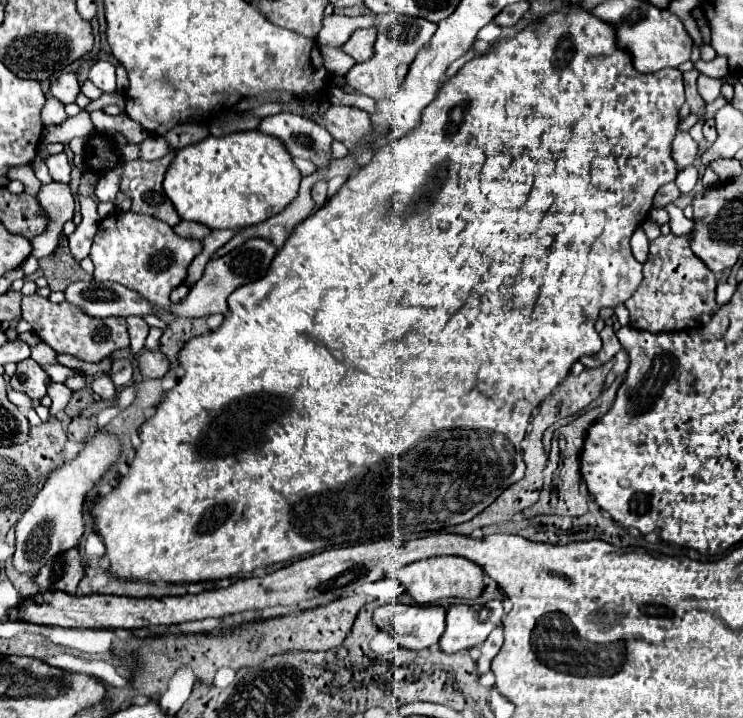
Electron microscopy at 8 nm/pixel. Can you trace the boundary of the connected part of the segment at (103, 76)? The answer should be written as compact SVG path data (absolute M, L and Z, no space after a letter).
M98 60L90 72L88 78L102 90L102 92L114 92L116 90L116 68L114 64L106 60Z

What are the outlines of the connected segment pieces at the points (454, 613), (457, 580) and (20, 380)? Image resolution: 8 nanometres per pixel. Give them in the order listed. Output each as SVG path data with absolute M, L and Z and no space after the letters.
M452 604L446 612L446 632L442 634L440 648L444 652L458 652L482 644L488 634L500 624L504 608L490 610L486 604L474 612L468 604Z
M436 556L412 562L408 566L402 566L394 570L394 576L400 580L404 590L418 602L418 604L432 604L436 600L444 598L462 598L462 600L474 600L484 590L484 572L474 562L462 558L462 556Z
M32 358L20 362L10 380L10 386L16 392L22 392L32 400L44 398L48 392L48 384L50 384L50 376Z

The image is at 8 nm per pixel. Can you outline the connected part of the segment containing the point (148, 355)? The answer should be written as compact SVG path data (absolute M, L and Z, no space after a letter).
M160 350L140 352L138 362L140 362L140 372L144 378L162 378L170 368L168 358Z

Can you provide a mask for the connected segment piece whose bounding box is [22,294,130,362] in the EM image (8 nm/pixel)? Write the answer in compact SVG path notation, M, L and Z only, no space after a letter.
M38 294L24 296L22 318L28 320L32 324L32 330L40 336L40 340L52 346L58 354L70 354L84 362L100 362L114 350L130 346L124 318L92 318L86 316L82 310L74 308L72 304L66 302L54 304L48 298L42 298Z

